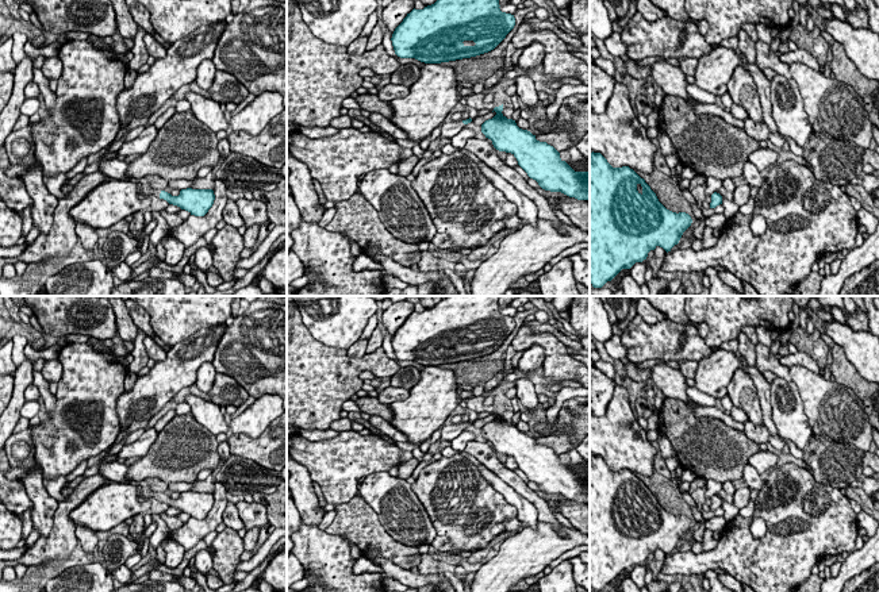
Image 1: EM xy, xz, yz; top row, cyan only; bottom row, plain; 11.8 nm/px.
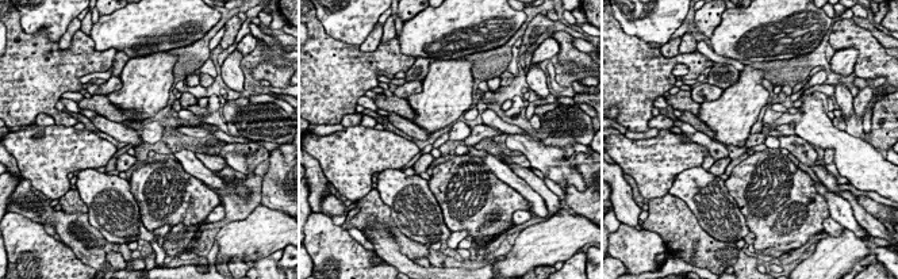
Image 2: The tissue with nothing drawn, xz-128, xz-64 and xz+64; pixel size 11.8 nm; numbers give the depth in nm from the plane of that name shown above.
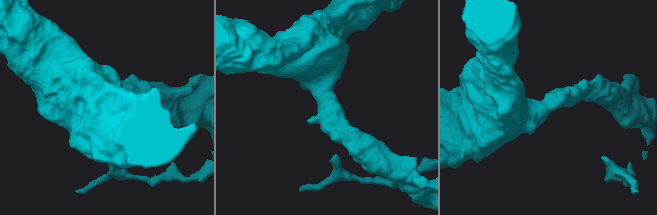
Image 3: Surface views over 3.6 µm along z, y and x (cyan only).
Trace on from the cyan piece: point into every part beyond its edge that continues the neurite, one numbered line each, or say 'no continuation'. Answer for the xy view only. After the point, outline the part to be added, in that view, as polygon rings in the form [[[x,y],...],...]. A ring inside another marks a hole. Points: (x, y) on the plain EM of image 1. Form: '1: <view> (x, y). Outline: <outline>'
1: xy (114, 471). Outline: [[[112,461],[112,462],[104,462],[100,465],[99,473],[108,478],[110,481],[114,483],[131,483],[126,480],[126,474],[127,474],[128,466],[124,464],[120,464],[118,461]],[[145,480],[138,481],[138,483],[131,483],[134,485],[137,485],[139,488],[139,495],[145,499],[153,497],[160,500],[161,492],[154,492],[150,487],[149,483],[146,483]]]

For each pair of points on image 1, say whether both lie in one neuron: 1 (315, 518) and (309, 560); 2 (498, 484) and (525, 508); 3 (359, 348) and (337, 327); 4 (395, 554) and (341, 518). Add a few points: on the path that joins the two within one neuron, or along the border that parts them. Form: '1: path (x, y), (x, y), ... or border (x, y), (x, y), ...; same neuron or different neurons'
1: border (302, 521), (318, 527); different neurons
2: path (505, 489), (518, 502); same neuron
3: border (360, 338), (346, 350); different neurons
4: path (382, 542), (354, 521); same neuron

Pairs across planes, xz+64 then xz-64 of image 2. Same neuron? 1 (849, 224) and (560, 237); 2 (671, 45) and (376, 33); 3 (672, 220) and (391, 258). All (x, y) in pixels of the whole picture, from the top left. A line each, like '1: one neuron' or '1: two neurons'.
1: two neurons
2: one neuron
3: two neurons

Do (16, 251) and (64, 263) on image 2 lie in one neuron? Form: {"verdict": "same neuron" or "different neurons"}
{"verdict": "same neuron"}

